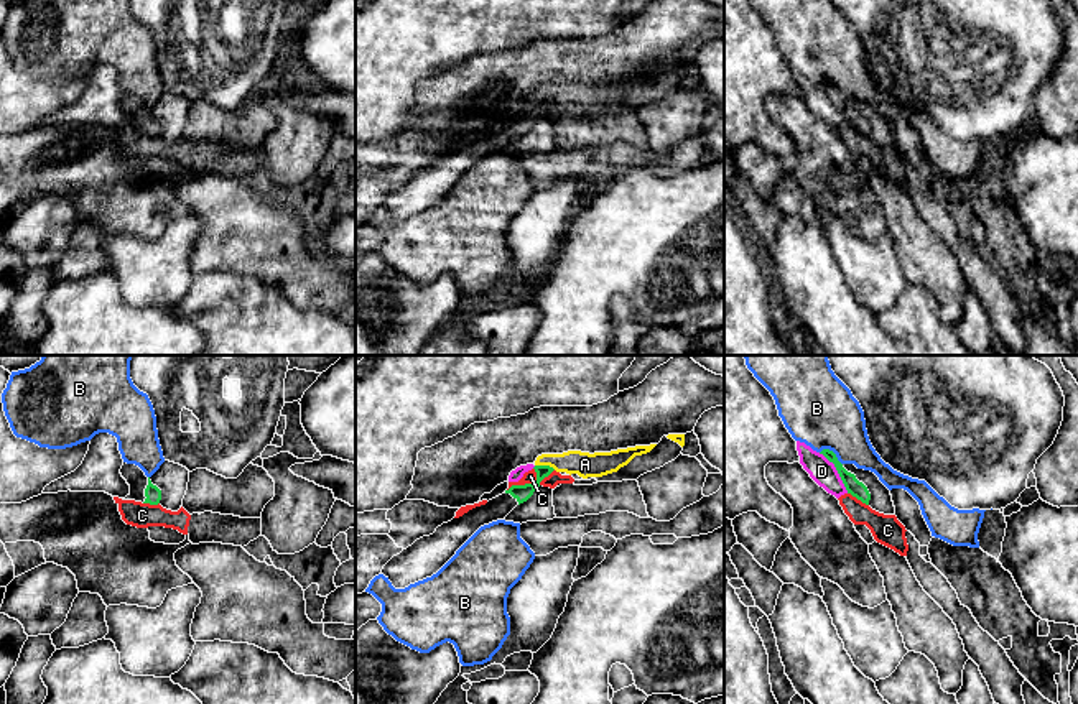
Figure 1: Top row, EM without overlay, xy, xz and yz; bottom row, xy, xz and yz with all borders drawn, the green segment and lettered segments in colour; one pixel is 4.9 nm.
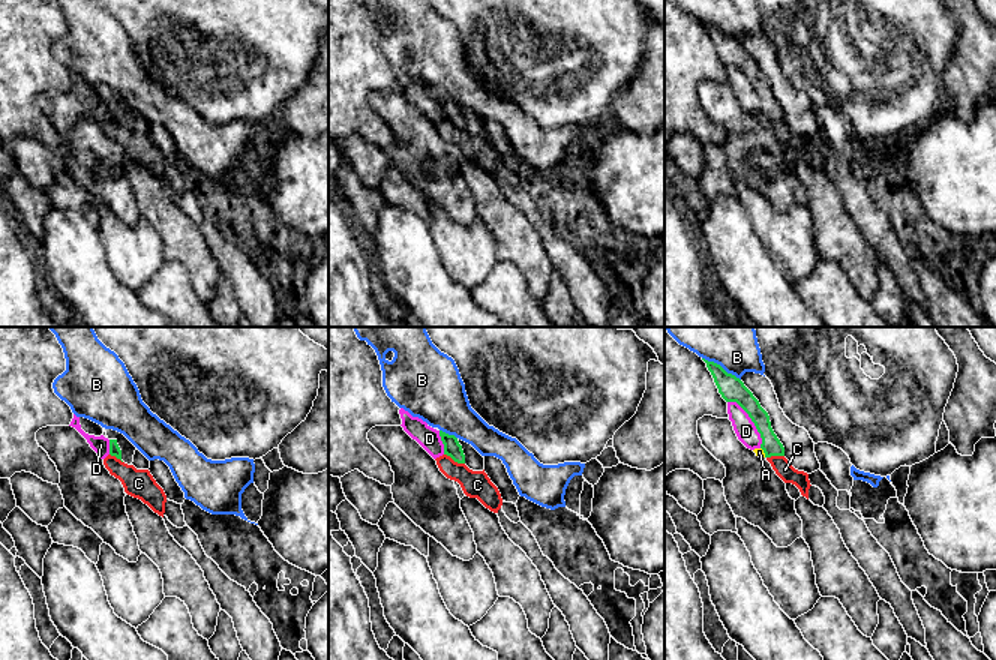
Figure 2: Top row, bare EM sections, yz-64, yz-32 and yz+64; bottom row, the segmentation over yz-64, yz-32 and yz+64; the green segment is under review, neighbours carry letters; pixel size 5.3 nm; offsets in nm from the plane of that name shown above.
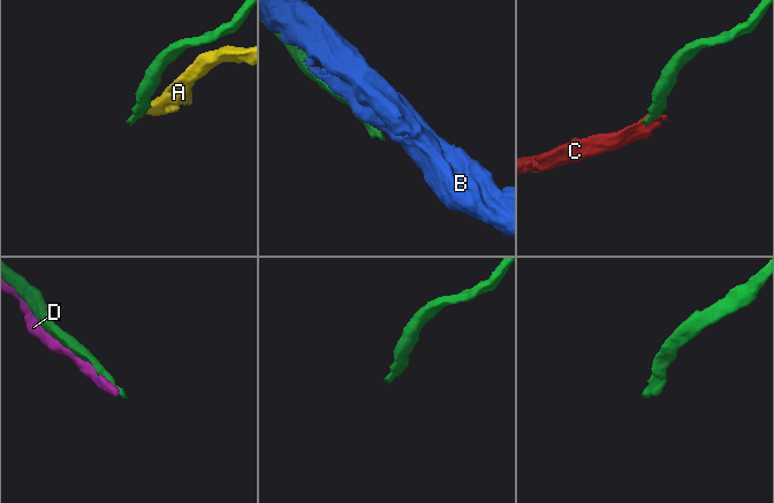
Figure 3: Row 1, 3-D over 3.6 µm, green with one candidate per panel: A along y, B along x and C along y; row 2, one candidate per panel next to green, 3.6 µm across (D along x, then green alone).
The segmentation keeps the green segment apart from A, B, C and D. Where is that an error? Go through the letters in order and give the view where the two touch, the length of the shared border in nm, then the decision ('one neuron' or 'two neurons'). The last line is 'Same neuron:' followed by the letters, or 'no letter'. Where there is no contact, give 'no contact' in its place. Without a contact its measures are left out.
A: contact in xz; length 110 nm; two neurons
B: contact in yz; length 130 nm; two neurons
C: contact in xz; length 180 nm; two neurons
D: contact in yz; length 240 nm; two neurons
Same neuron: no letter

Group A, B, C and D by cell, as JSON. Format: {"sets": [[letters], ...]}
{"sets": [["A", "C"], ["B"], ["D"]]}

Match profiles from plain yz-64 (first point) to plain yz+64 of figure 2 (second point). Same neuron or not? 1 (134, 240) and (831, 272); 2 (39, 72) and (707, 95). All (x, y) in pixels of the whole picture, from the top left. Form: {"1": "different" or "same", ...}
{"1": "different", "2": "different"}

